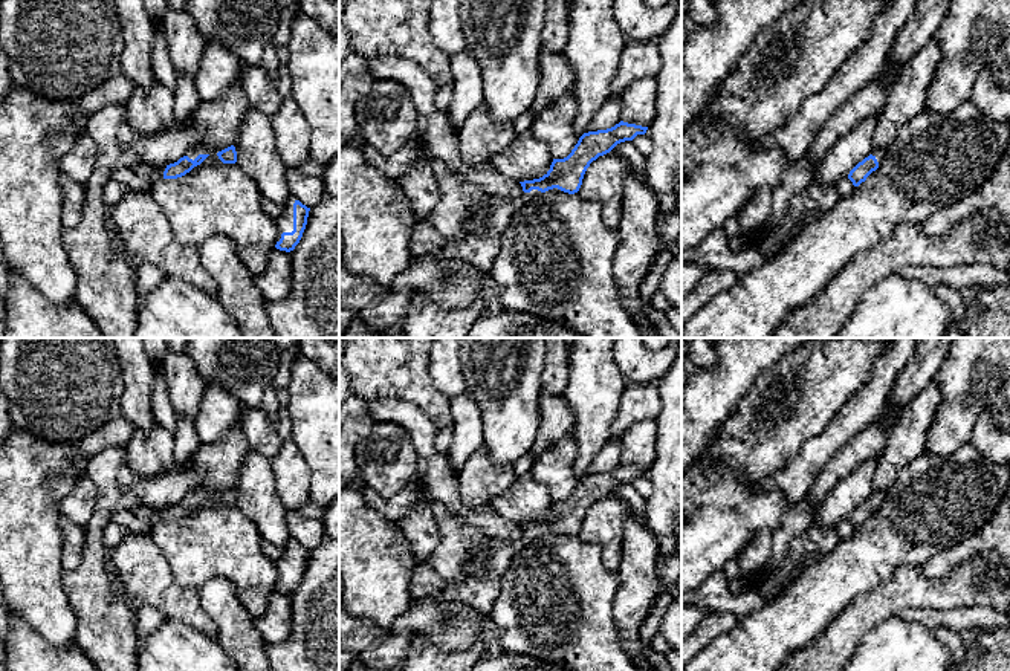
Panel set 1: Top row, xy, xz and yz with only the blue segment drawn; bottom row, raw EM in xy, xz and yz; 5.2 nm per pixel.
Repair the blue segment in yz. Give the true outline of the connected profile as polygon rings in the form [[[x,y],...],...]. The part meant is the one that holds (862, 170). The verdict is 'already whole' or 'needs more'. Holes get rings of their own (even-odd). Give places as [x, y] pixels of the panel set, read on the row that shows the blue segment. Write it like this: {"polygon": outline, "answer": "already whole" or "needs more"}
{"polygon": [[[874,148],[872,153],[859,162],[848,174],[854,186],[859,186],[885,160],[885,148]]], "answer": "needs more"}

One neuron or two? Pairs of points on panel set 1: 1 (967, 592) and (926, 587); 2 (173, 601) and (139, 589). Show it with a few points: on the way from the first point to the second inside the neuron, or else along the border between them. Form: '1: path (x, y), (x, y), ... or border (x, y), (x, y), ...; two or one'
1: path (957, 592), (937, 592); one
2: path (165, 595), (158, 589), (147, 589); one

